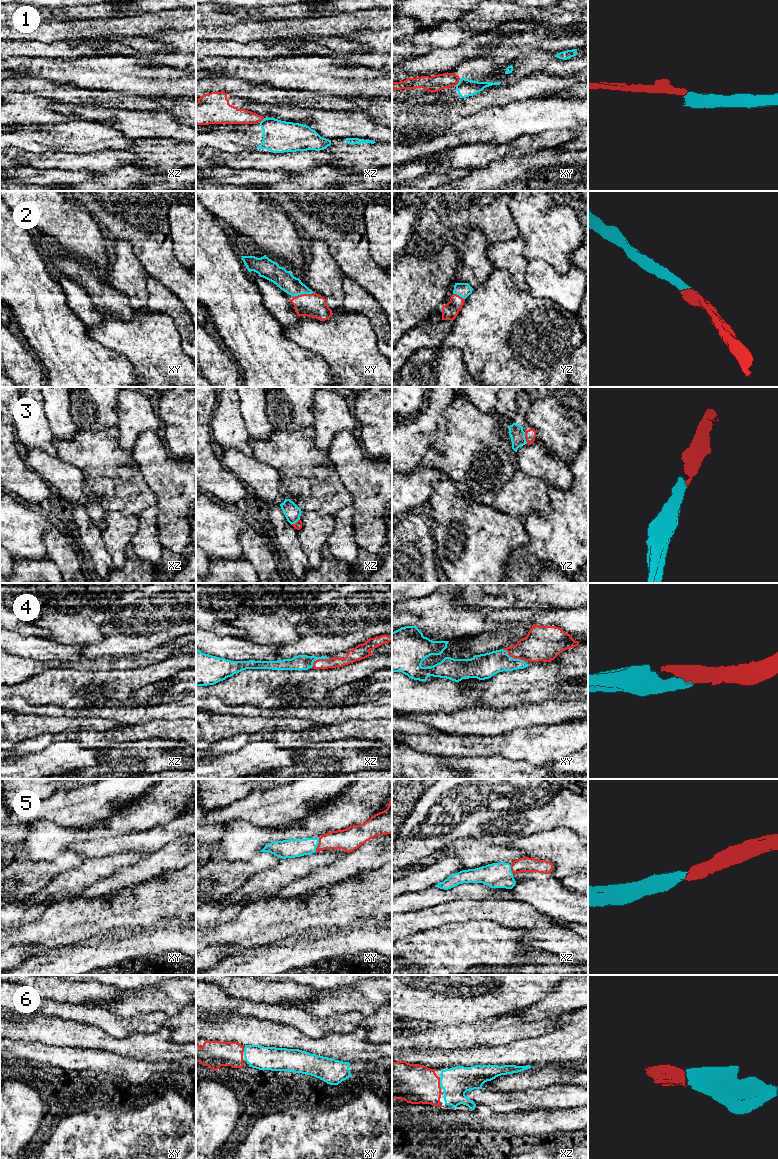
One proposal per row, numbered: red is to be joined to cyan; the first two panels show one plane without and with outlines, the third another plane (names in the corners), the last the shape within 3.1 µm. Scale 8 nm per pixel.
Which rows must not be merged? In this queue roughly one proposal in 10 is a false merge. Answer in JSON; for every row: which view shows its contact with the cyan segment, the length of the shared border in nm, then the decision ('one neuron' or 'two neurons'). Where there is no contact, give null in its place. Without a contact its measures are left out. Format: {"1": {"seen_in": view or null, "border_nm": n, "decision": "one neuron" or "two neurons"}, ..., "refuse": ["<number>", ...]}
{"1": {"seen_in": "xy", "border_nm": 80, "decision": "two neurons"}, "2": {"seen_in": "xy", "border_nm": 170, "decision": "one neuron"}, "3": {"seen_in": "yz", "border_nm": 100, "decision": "one neuron"}, "4": {"seen_in": "xy", "border_nm": 200, "decision": "one neuron"}, "5": {"seen_in": "xy", "border_nm": 110, "decision": "one neuron"}, "6": {"seen_in": "xz", "border_nm": 100, "decision": "one neuron"}, "refuse": ["1"]}

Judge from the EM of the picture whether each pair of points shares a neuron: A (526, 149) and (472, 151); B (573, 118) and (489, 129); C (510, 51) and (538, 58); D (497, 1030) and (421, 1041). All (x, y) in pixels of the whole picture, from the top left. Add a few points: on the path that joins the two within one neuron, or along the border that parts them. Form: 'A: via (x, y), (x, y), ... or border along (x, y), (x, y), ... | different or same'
A: via (513, 150), (485, 151) | same
B: via (552, 118), (517, 118), (510, 122) | same
C: border along (543, 48), (523, 52), (515, 58), (499, 63) | different
D: via (478, 1034), (463, 1037), (440, 1037) | same

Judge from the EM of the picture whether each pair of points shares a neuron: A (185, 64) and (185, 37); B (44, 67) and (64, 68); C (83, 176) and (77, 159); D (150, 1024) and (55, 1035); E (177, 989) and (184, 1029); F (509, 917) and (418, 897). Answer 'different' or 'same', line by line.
A: same
B: same
C: different
D: different
E: different
F: different

